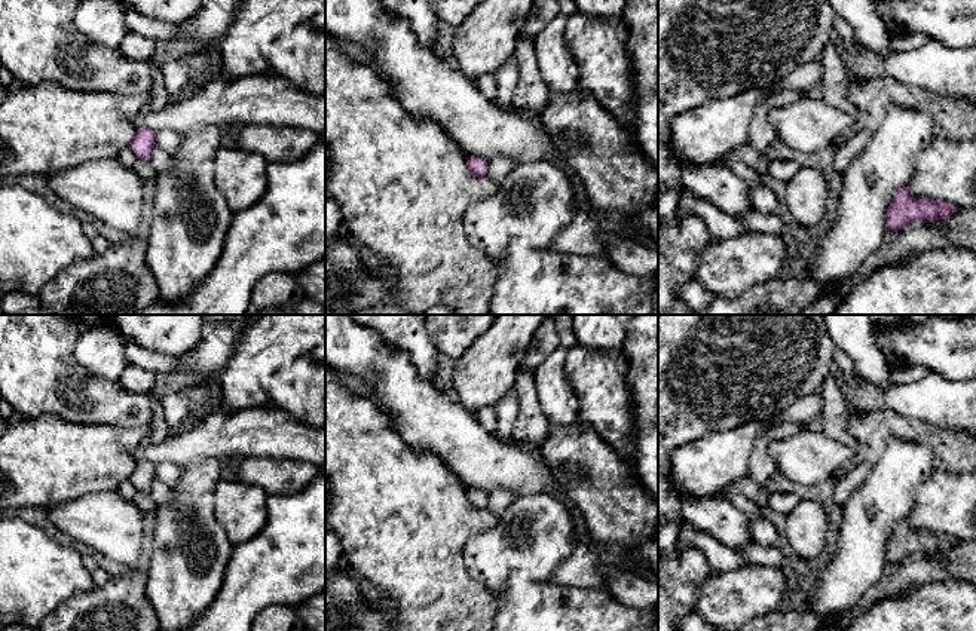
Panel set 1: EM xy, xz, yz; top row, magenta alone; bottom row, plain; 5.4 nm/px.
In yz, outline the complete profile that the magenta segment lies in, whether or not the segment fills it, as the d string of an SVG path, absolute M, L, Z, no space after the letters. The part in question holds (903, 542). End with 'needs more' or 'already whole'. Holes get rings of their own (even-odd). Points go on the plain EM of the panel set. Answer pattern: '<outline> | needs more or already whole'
M899 521L887 542L887 561L899 564L912 554L936 555L957 545L957 539L934 532L912 532L908 521Z | already whole

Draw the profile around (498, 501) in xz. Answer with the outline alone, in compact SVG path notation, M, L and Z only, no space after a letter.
M498 490L493 491L490 496L487 496L487 508L499 517L513 502L514 494L507 490Z

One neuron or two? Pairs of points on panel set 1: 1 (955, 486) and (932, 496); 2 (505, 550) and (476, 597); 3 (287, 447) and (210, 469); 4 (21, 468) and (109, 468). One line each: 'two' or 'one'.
1: one
2: two
3: two
4: one

